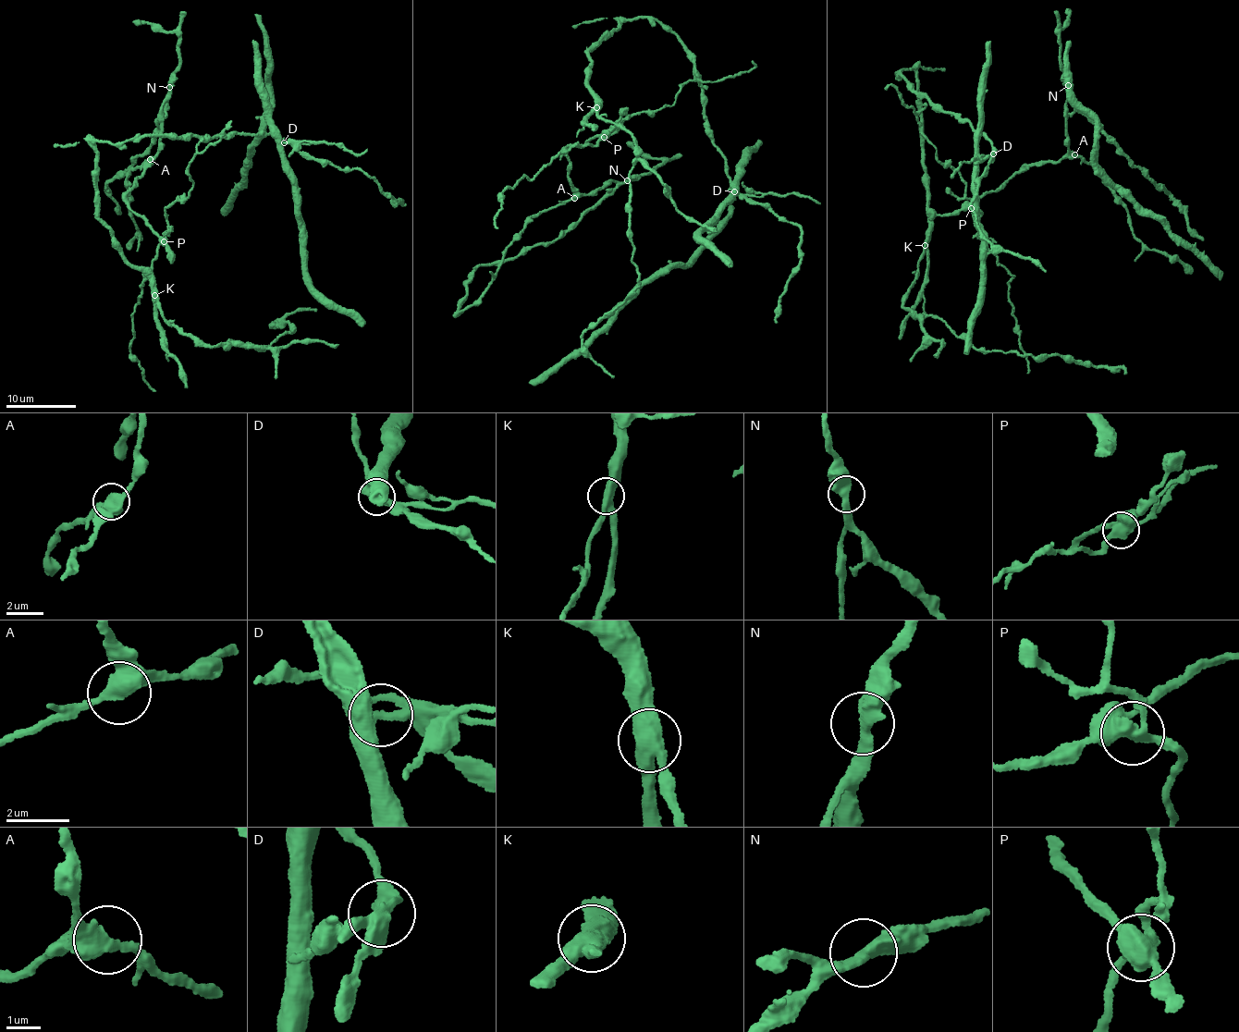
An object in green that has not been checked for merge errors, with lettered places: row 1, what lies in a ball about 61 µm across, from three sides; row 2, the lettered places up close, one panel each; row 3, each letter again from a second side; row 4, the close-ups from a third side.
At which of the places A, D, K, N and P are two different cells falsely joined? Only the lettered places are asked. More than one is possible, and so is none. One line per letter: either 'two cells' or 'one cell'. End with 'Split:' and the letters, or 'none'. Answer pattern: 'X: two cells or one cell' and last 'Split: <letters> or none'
A: one cell
D: two cells
K: one cell
N: one cell
P: two cells
Split: D, P

